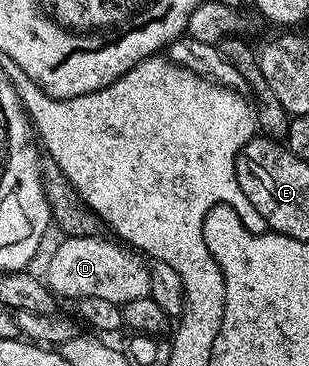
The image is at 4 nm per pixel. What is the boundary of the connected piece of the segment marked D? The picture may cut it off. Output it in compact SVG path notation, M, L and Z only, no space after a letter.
M101 235L66 236L64 240L49 257L49 277L47 276L47 284L58 298L94 297L107 299L113 305L123 307L131 299L150 296L153 274L146 258L140 252L121 243L116 245L113 241L104 241Z

